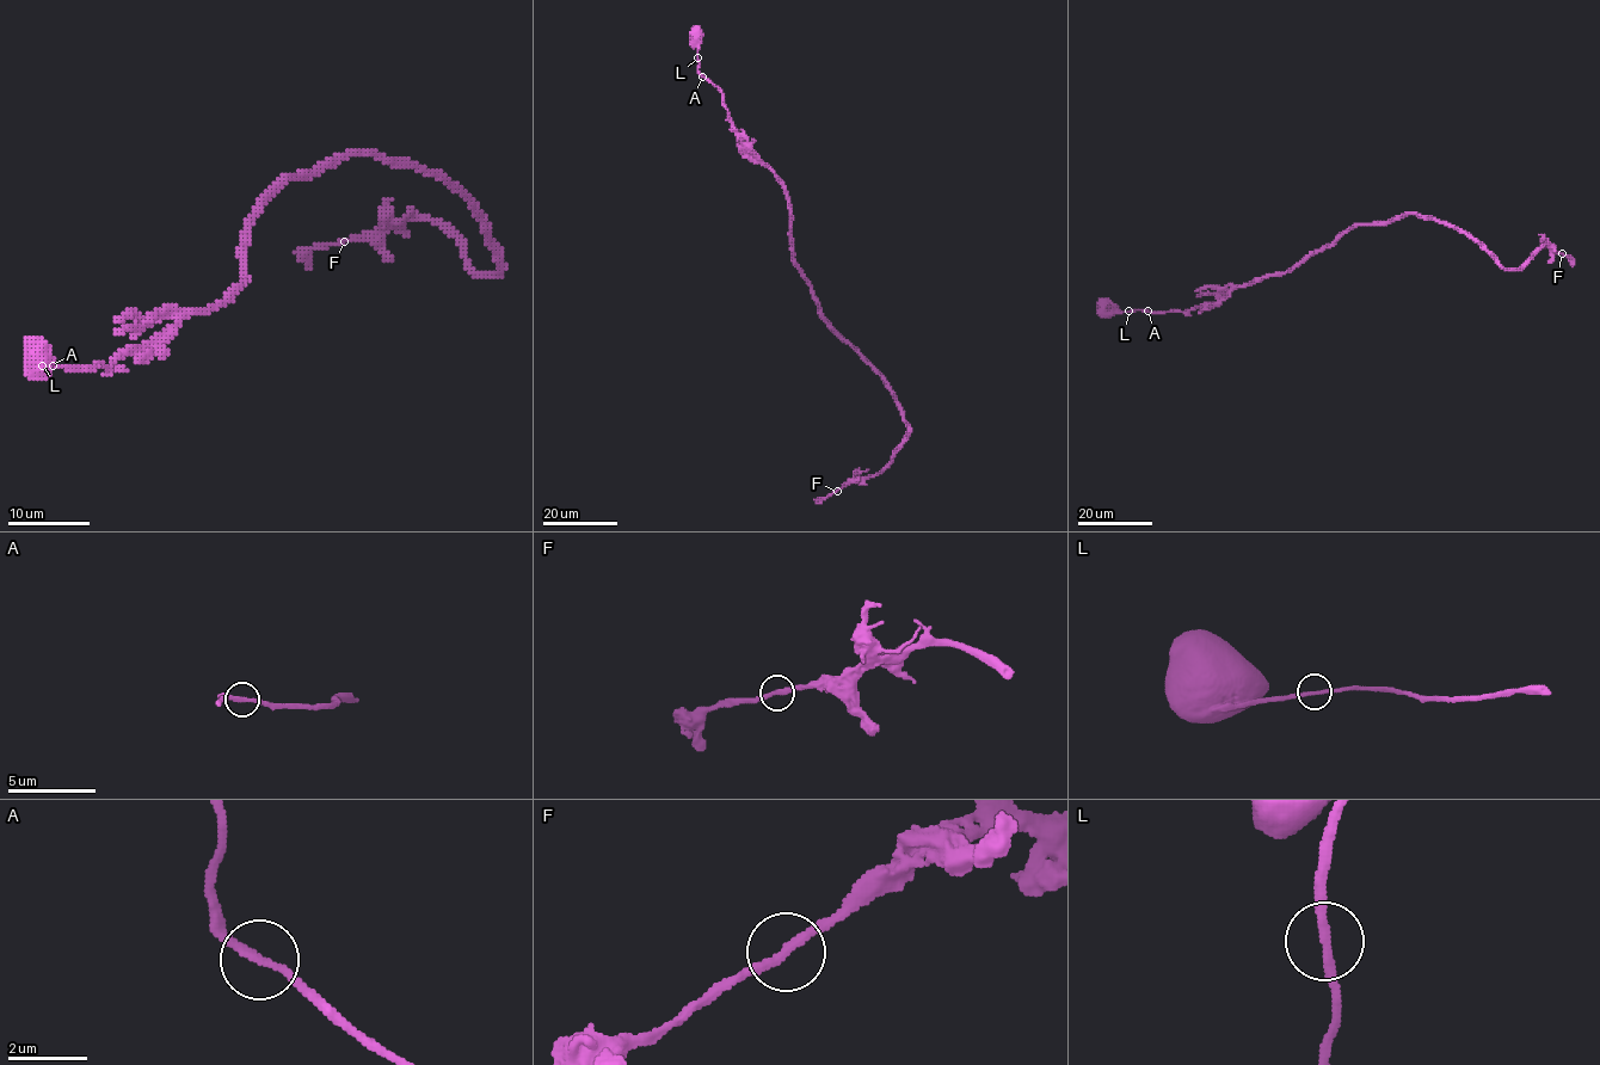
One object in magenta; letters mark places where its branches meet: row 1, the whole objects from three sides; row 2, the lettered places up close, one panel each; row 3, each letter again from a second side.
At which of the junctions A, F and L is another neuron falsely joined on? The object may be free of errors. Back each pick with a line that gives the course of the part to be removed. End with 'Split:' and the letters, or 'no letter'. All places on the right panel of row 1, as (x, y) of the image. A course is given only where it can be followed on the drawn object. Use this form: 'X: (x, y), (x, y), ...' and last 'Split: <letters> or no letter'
Split: no letter

